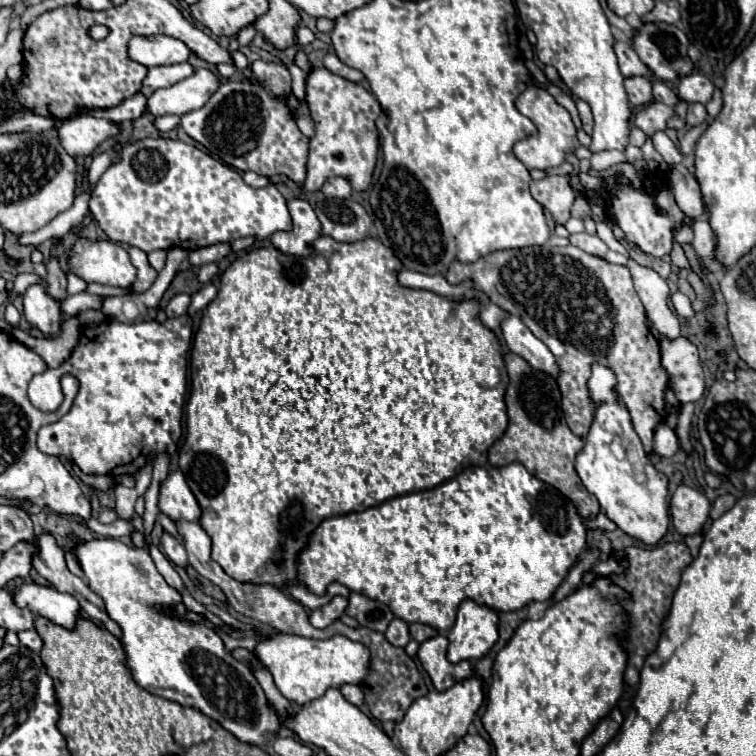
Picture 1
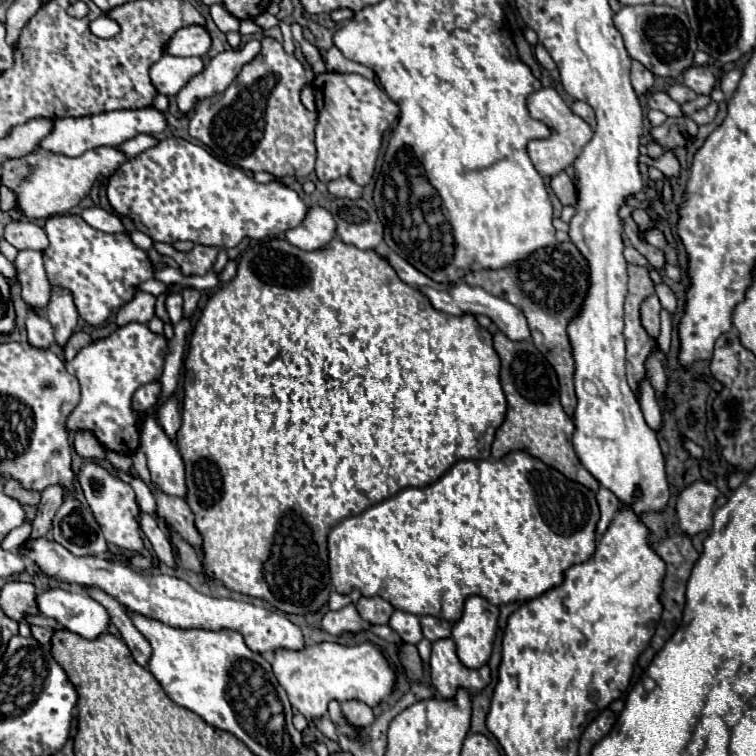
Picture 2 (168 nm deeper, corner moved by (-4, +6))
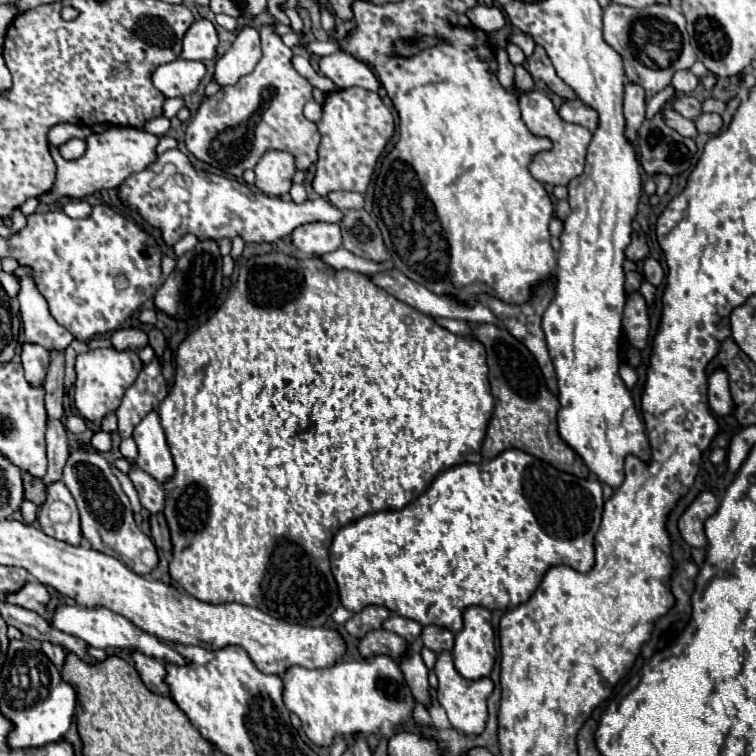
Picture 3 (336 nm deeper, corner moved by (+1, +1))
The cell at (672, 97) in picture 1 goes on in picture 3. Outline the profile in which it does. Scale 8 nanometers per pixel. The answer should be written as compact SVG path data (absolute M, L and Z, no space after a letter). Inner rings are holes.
M682 95L682 97L678 97L678 99L672 103L672 107L674 107L680 115L684 115L686 119L692 119L692 121L696 121L696 119L702 115L702 103L700 103L696 97L692 97L692 95Z

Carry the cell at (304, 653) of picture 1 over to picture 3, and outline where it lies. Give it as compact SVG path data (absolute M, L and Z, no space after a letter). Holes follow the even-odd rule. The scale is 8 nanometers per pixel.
M378 655L372 661L342 661L328 669L290 667L282 681L288 711L300 717L304 733L320 747L330 747L336 735L368 737L378 733L382 723L390 723L396 729L412 717L416 707L400 665L386 655Z

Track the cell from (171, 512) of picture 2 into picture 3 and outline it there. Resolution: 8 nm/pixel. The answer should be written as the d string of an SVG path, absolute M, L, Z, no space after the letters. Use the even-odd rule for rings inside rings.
M138 467L130 469L128 477L130 477L134 489L138 491L142 507L146 507L150 513L160 513L164 509L164 489L162 489L162 485Z

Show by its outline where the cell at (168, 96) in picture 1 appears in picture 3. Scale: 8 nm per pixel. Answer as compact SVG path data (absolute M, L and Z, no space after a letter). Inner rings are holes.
M246 25L240 29L232 47L216 61L214 81L218 81L222 87L234 85L240 77L244 77L246 73L250 73L250 69L254 69L260 57L262 51L260 51L258 29Z

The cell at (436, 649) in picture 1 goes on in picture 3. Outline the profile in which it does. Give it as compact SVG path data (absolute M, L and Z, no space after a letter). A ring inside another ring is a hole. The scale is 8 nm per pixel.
M448 651L440 653L438 659L436 659L436 665L434 665L434 673L438 677L438 701L440 705L446 709L446 715L450 719L450 725L458 731L462 731L464 735L472 737L472 735L480 735L486 727L486 721L488 721L488 697L492 695L494 691L494 683L492 679L484 677L484 679L478 679L478 681L468 681L464 679L456 667L454 667L454 659Z

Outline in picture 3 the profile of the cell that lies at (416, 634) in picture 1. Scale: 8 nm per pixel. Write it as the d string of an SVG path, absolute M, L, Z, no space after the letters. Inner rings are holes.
M428 625L428 627L422 629L420 637L422 637L424 647L434 651L436 655L442 653L442 651L452 651L452 647L454 647L454 633L444 629L444 627Z

